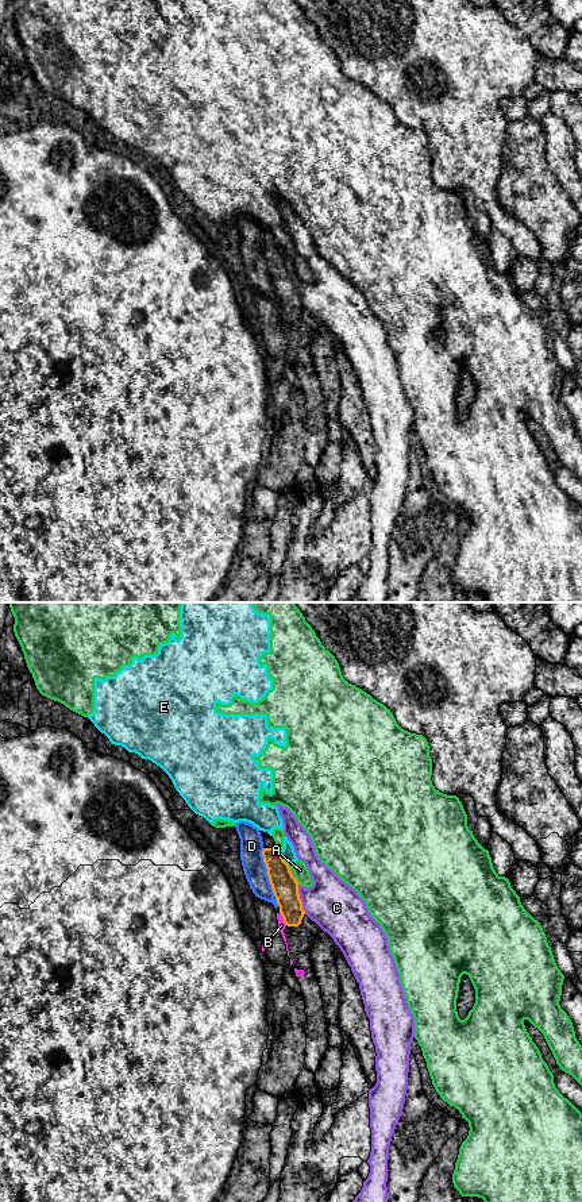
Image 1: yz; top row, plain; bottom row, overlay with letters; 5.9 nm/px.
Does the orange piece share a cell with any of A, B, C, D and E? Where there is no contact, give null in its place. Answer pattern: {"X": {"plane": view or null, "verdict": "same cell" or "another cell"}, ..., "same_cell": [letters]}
{"A": {"plane": "yz", "verdict": "another cell"}, "B": {"plane": "yz", "verdict": "another cell"}, "C": {"plane": "yz", "verdict": "another cell"}, "D": {"plane": "yz", "verdict": "another cell"}, "E": {"plane": "yz", "verdict": "another cell"}, "same_cell": []}

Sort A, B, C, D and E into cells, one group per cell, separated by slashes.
A E / B D / C

